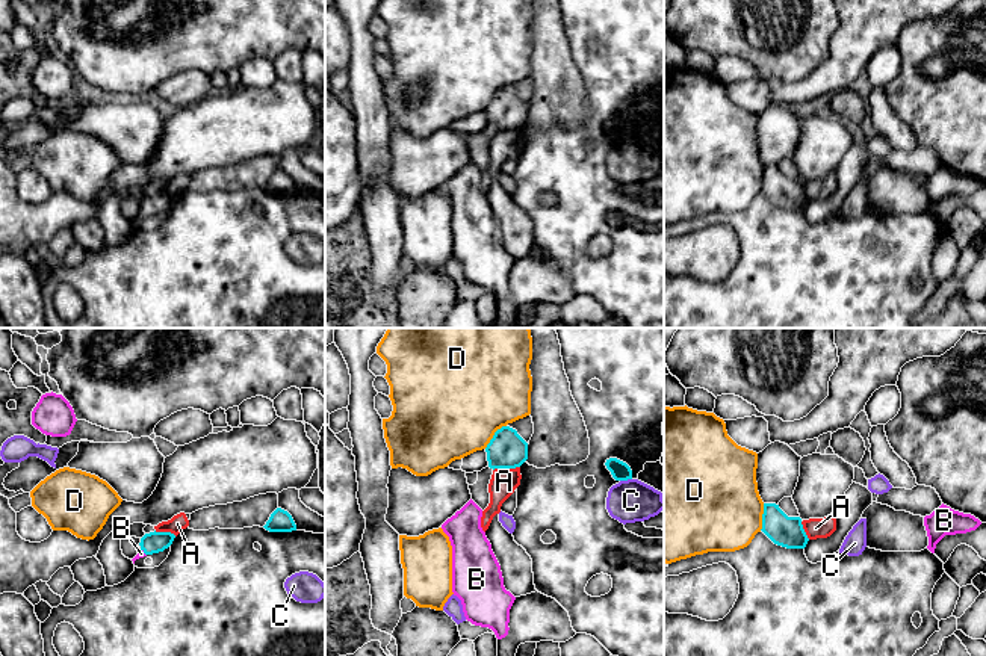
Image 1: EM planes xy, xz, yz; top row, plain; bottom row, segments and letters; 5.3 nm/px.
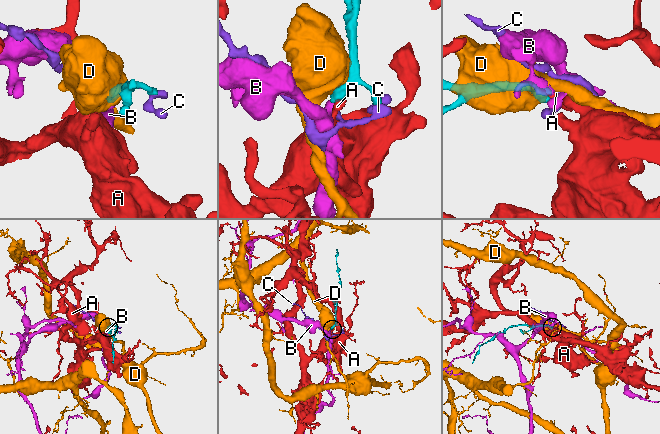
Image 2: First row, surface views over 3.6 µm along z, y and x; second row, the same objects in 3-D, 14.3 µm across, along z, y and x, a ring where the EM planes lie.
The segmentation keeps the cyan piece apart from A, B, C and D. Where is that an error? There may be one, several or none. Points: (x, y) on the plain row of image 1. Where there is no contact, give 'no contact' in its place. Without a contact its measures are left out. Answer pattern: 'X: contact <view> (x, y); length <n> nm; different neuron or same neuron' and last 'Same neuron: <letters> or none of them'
A: contact xz (505, 129); length 150 nm; different neuron
B: contact xy (144, 213); length 50 nm; same neuron
C: contact xz (625, 141); length 70 nm; different neuron
D: contact xz (493, 97); length 170 nm; different neuron
Same neuron: B

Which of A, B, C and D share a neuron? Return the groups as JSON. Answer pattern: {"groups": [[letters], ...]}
{"groups": [["A"], ["B"], ["C"], ["D"]]}

